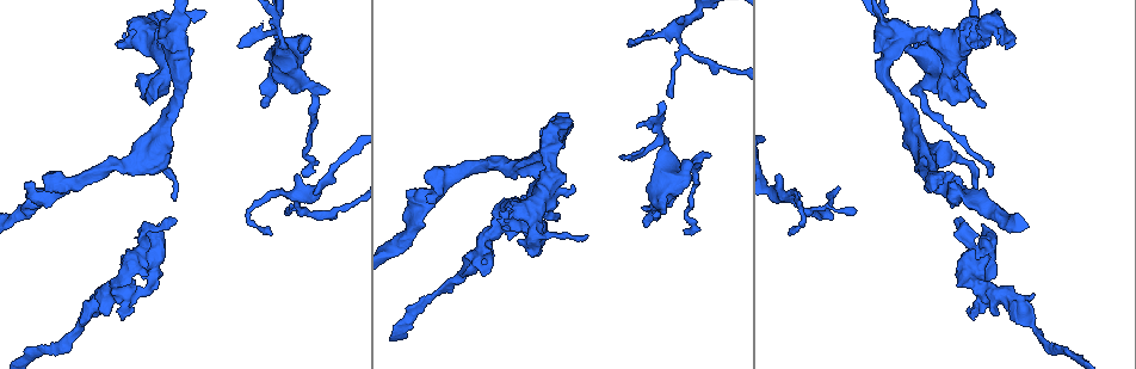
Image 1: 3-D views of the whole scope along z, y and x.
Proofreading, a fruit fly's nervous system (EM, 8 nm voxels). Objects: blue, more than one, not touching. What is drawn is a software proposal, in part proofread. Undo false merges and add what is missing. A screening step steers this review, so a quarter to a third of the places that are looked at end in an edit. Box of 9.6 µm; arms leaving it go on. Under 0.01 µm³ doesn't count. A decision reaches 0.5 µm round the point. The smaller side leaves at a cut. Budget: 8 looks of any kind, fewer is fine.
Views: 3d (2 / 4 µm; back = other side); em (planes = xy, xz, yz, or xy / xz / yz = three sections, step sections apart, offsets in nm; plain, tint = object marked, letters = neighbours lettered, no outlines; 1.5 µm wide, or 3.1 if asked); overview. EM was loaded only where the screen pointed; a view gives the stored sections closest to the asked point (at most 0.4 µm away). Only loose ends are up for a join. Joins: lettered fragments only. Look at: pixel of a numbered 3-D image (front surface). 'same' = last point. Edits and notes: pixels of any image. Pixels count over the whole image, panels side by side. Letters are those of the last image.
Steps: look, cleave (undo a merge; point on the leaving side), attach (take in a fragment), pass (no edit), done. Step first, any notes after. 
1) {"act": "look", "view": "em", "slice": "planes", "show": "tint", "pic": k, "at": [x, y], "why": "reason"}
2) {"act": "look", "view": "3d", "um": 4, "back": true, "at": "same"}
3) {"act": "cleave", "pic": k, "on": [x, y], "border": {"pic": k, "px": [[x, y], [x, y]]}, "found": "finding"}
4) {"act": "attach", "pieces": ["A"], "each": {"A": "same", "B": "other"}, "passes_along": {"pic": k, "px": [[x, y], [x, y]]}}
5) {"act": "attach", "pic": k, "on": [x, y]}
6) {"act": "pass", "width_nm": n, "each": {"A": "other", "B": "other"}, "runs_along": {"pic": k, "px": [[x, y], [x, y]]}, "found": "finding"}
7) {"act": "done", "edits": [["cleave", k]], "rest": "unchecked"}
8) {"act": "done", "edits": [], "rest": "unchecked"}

{"act": "look", "view": "em", "slice": "yz", "step": 4, "show": "letters", "pic": 1, "at": [970, 86], "why": "an open end"}

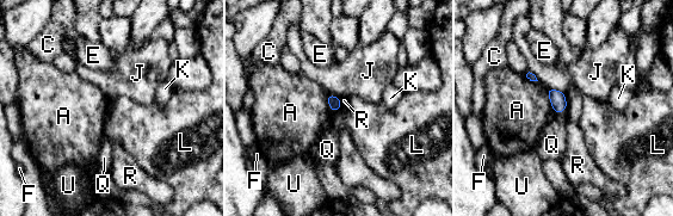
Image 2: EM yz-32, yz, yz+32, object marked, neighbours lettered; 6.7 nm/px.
{"act": "pass", "each": {"A": "other", "C": "other", "E": "other", "F": "other", "J": "other", "K": "other", "L": "other", "Q": "other", "R": "other", "U": "other"}, "border": {"pic": 2, "px": [[340, 106], [334, 112]]}, "found": "no lettered fragment goes on from it"}

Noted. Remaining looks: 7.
{"act": "look", "view": "em", "slice": "yz", "step": 4, "show": "letters", "pic": 1, "at": [918, 46], "why": "tapers out"}

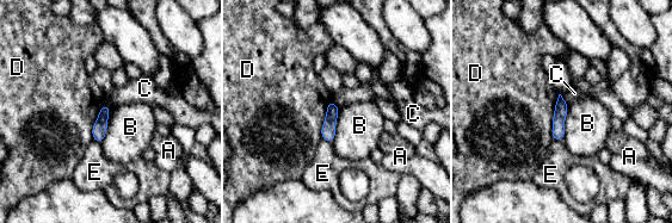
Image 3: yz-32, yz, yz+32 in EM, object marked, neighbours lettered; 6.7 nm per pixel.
{"act": "pass", "longest_contact_nm": ["D", 320], "each": {"A": "other", "B": "other", "C": "other", "D": "other", "E": "other"}, "found": "no lettered fragment goes on from it"}

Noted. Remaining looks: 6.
{"act": "look", "view": "3d", "um": 2, "pic": 1, "at": [304, 177], "why": "branch stops here"}

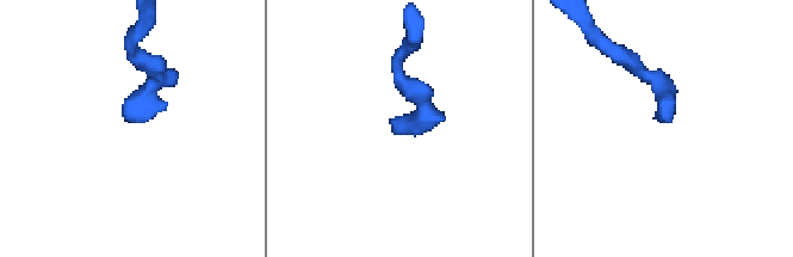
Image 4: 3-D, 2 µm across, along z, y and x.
{"act": "look", "view": "em", "slice": "xz", "step": 4, "show": "letters", "pic": 4, "at": [126, 117], "why": "shape alone is not enough"}

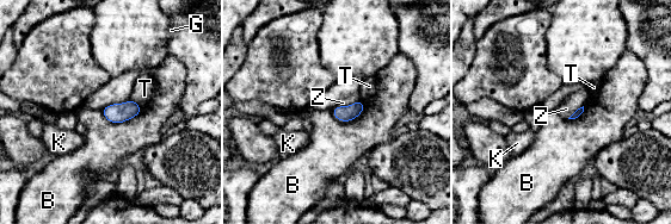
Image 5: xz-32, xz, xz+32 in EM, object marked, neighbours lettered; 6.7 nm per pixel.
{"act": "pass", "each": {"B": "other", "G": "other", "K": "other", "T": "other", "Z": "other"}, "border": {"pic": 5, "px": [[359, 99], [337, 106], [332, 112]]}, "found": "no lettered fragment goes on from it"}

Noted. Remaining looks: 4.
{"act": "done", "edits": [], "rest": "unchecked"}

